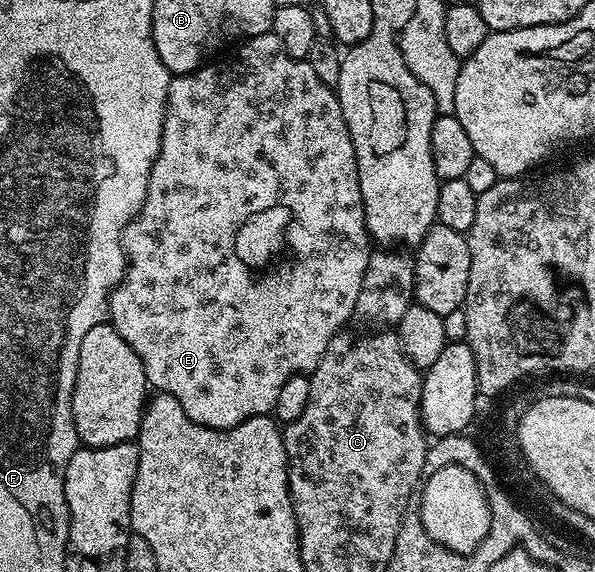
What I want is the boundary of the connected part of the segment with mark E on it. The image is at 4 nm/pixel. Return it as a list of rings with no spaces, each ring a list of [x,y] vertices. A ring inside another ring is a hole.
[[[272,33],[251,35],[239,47],[242,48],[231,59],[222,59],[219,63],[207,62],[196,70],[188,72],[187,75],[174,75],[171,78],[166,98],[166,120],[162,126],[162,140],[158,156],[150,170],[150,180],[144,203],[133,221],[122,231],[122,252],[126,254],[126,273],[118,282],[118,286],[110,292],[108,300],[108,321],[116,329],[116,333],[120,333],[120,337],[124,337],[124,341],[128,341],[128,345],[132,345],[136,357],[140,357],[140,361],[144,365],[147,384],[151,388],[158,387],[154,389],[163,395],[176,397],[176,401],[180,401],[184,413],[188,413],[188,417],[192,421],[205,427],[219,429],[235,427],[238,423],[243,423],[244,420],[257,415],[270,415],[276,405],[276,397],[280,397],[280,389],[284,389],[284,381],[288,381],[293,375],[306,375],[314,372],[320,357],[328,349],[330,340],[343,330],[342,322],[354,315],[356,297],[360,297],[360,285],[372,254],[372,248],[370,248],[372,239],[366,230],[365,207],[362,204],[360,181],[357,175],[356,153],[353,151],[352,137],[349,135],[348,125],[344,121],[344,113],[338,104],[335,88],[324,85],[324,81],[320,81],[320,77],[316,77],[316,69],[312,69],[309,61],[293,59],[284,49],[284,45],[280,45],[280,41]]]

